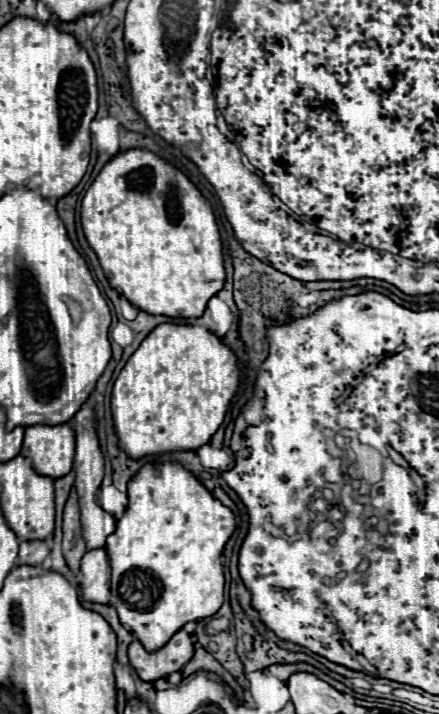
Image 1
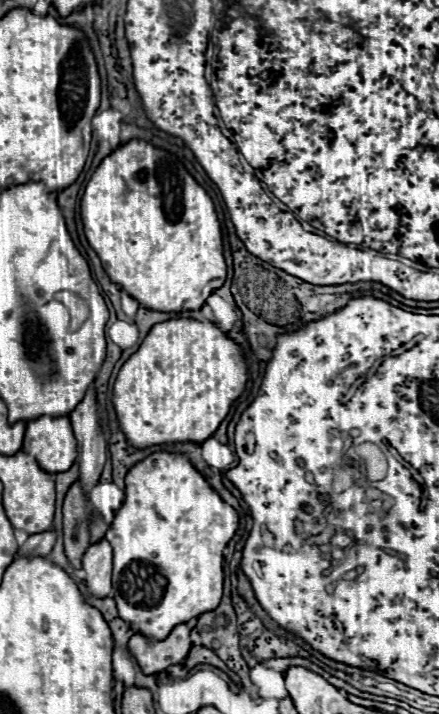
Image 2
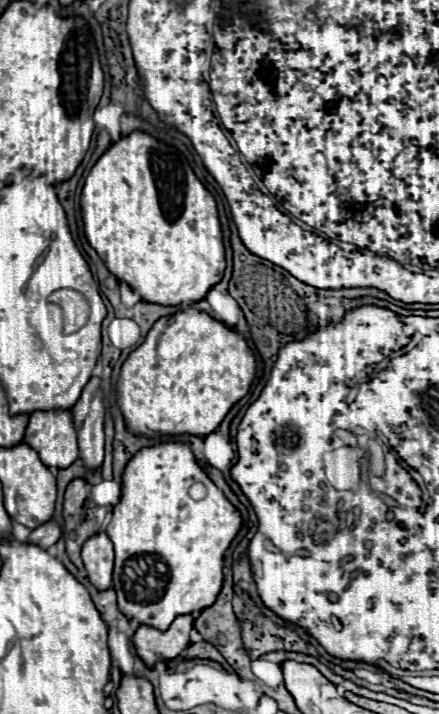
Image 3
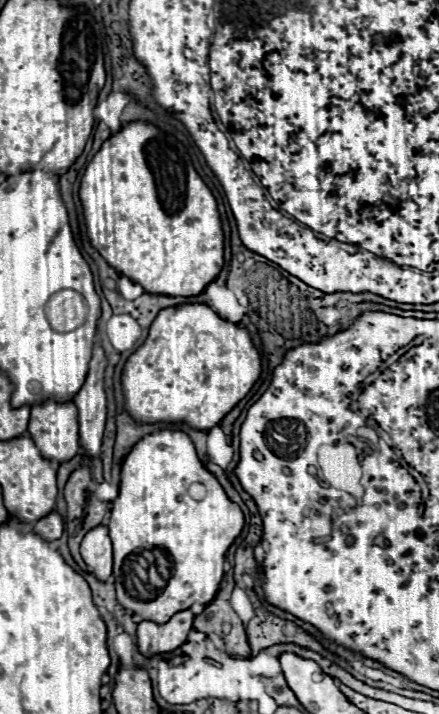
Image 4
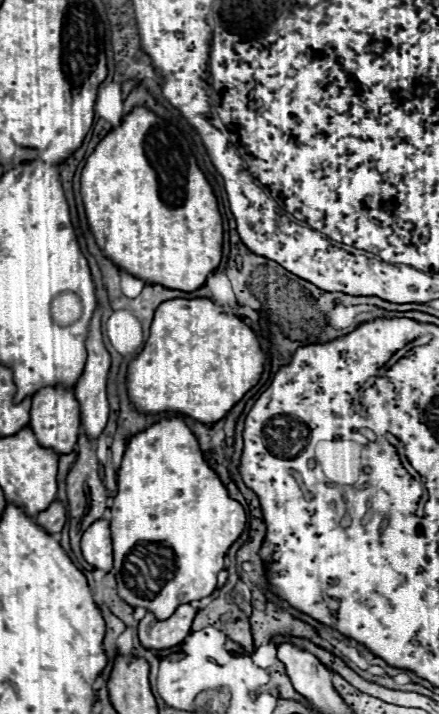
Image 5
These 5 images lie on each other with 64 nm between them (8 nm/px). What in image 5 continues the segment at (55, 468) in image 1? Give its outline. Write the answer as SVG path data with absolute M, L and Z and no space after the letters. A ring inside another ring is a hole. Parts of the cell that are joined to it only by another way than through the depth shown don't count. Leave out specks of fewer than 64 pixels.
M60 386L42 388L38 394L32 396L32 410L30 410L30 424L28 426L36 434L36 440L42 448L50 448L58 456L70 454L76 446L78 432L80 432L80 406L74 398L74 392L60 388Z

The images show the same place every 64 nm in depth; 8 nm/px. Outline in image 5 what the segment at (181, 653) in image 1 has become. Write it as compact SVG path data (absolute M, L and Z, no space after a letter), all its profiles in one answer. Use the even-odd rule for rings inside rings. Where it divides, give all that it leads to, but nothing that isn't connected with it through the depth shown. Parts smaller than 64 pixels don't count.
M182 604L168 620L156 620L152 614L146 614L138 624L140 644L148 650L166 650L184 642L190 634L190 626L196 612L190 604Z

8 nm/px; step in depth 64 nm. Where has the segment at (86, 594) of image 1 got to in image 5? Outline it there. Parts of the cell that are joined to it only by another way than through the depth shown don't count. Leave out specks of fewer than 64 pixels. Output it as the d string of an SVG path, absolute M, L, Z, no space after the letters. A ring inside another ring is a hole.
M106 520L94 522L82 536L82 554L96 570L110 572L112 568L112 540L110 524Z

